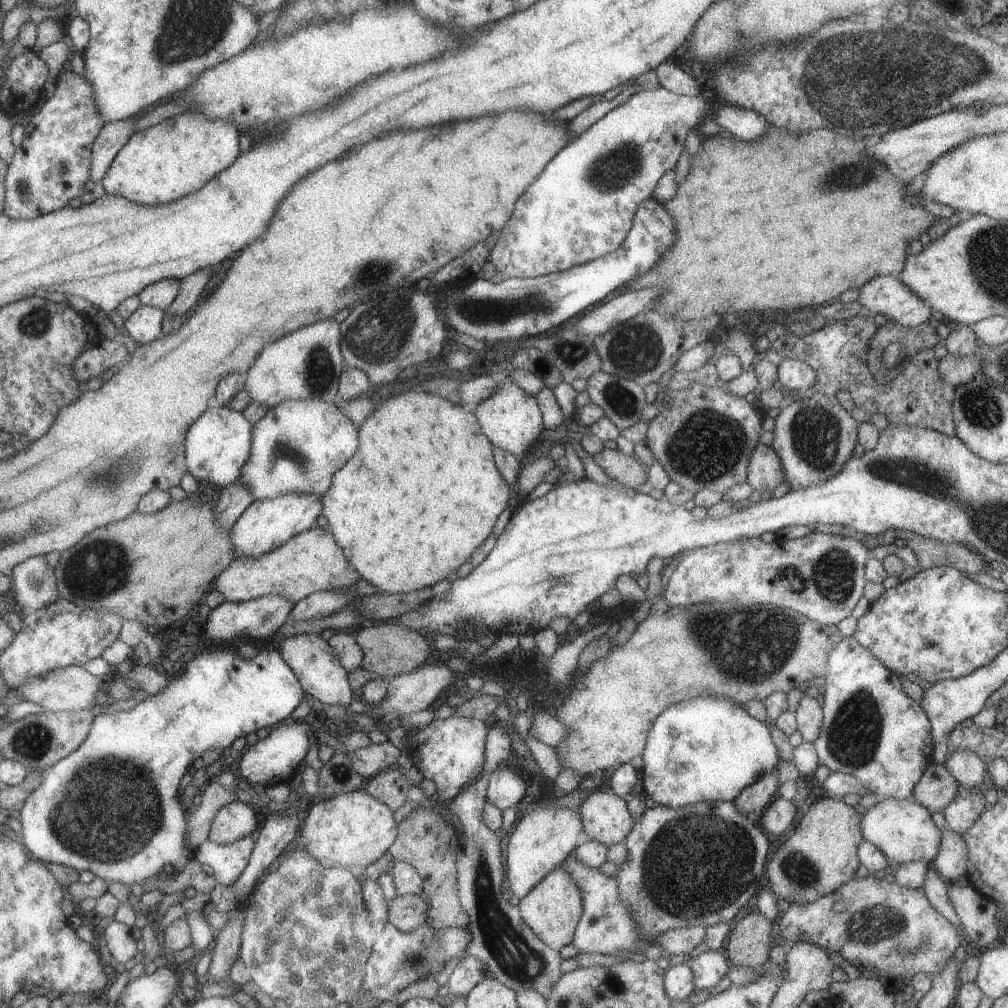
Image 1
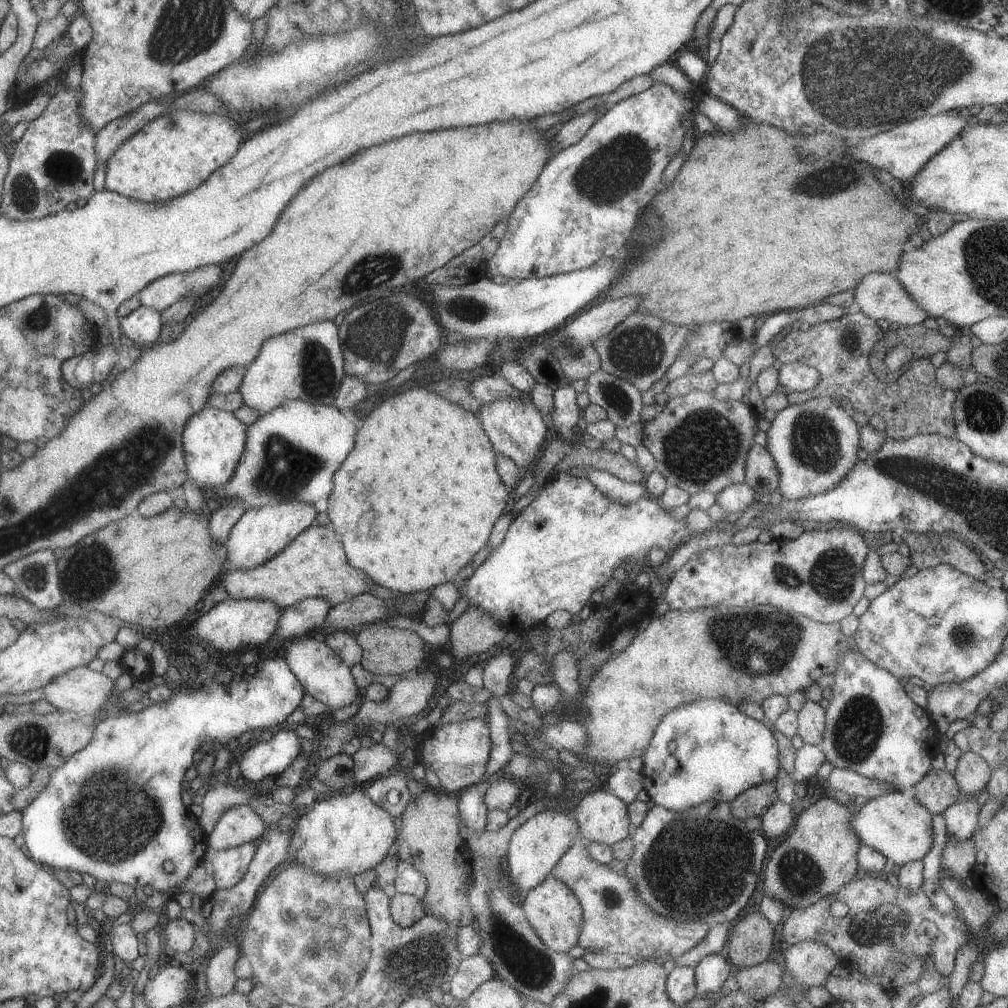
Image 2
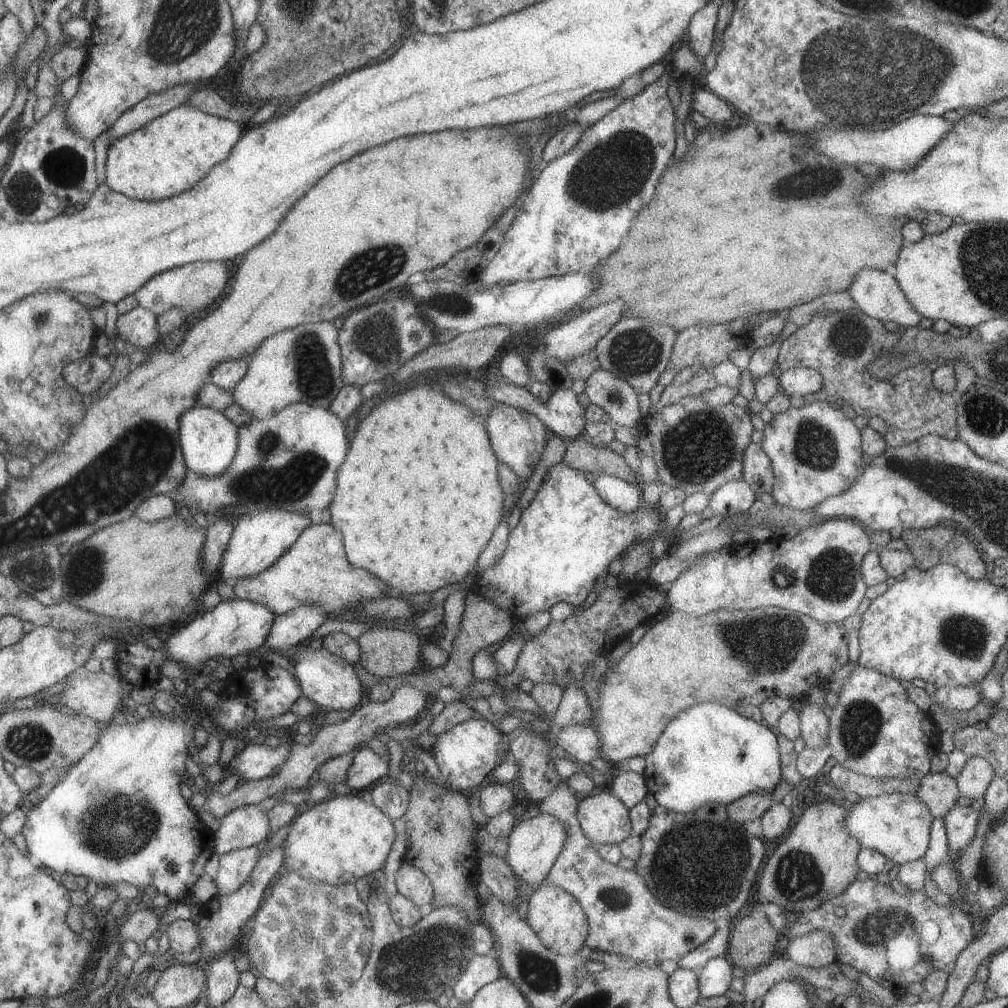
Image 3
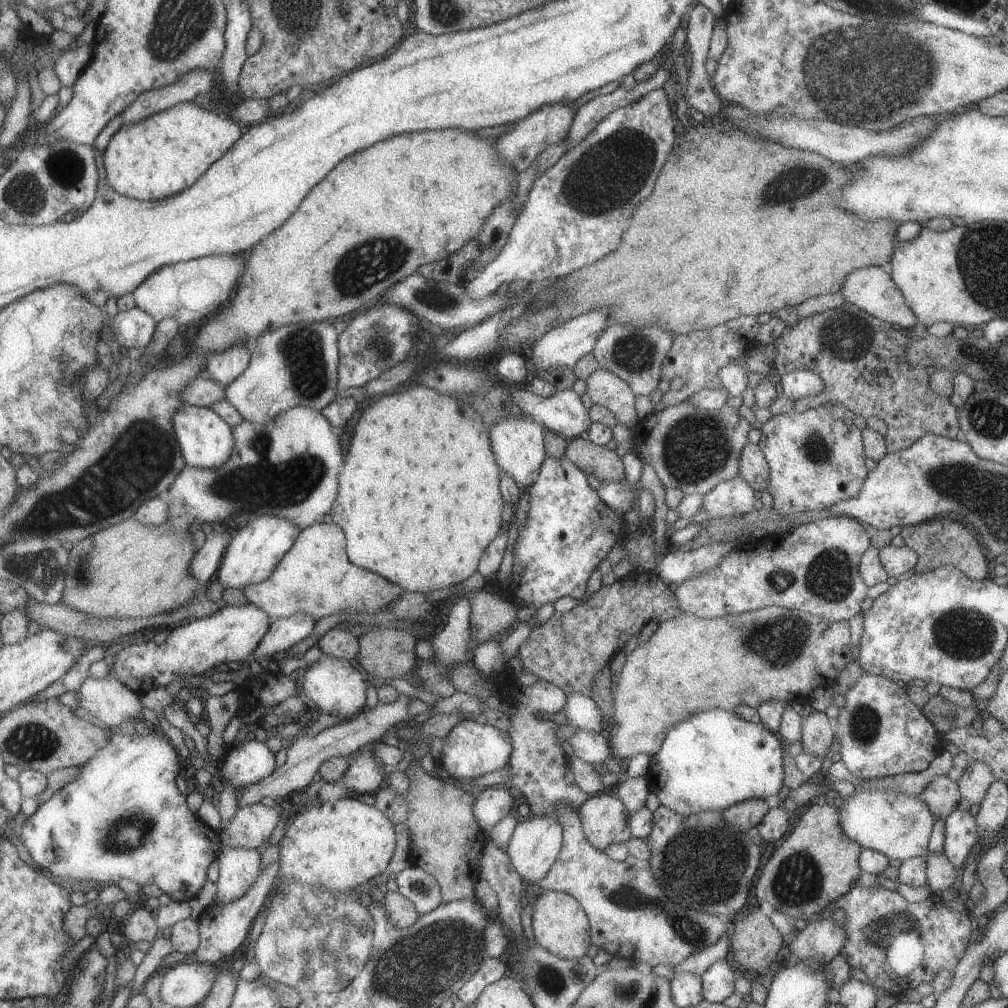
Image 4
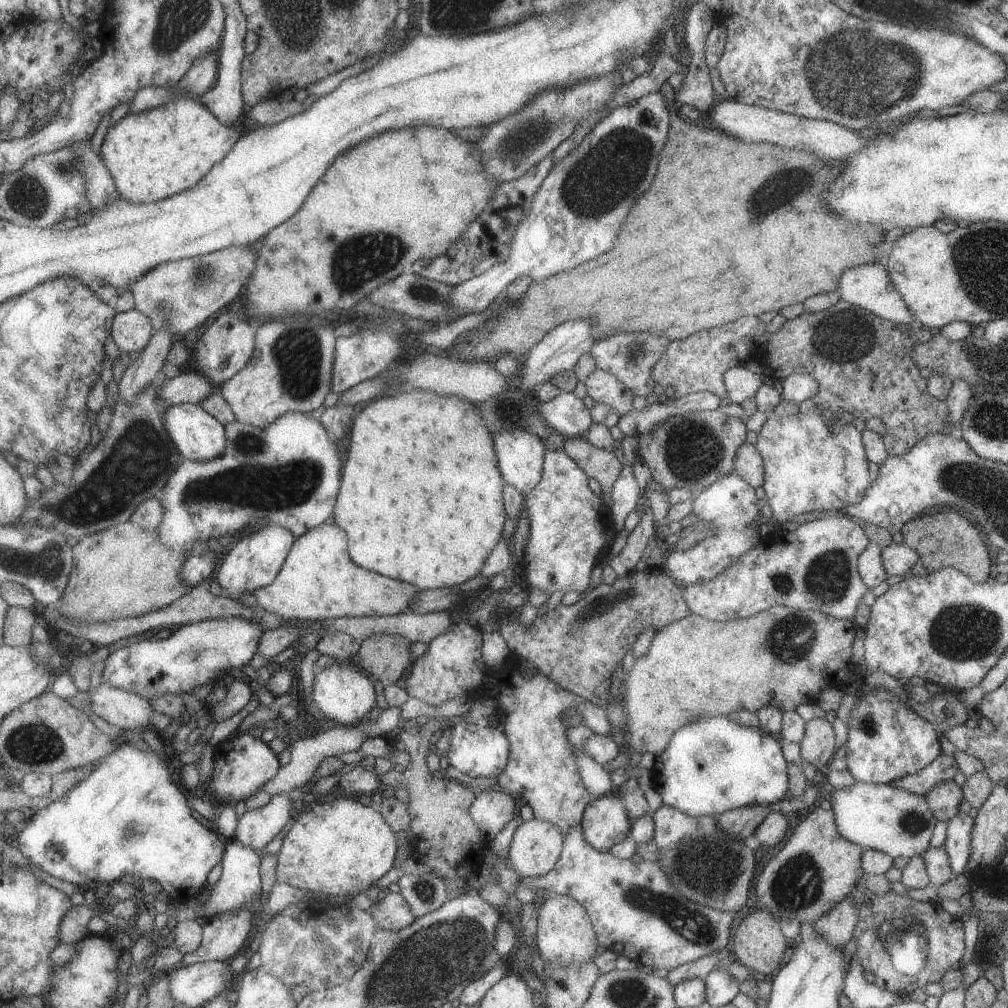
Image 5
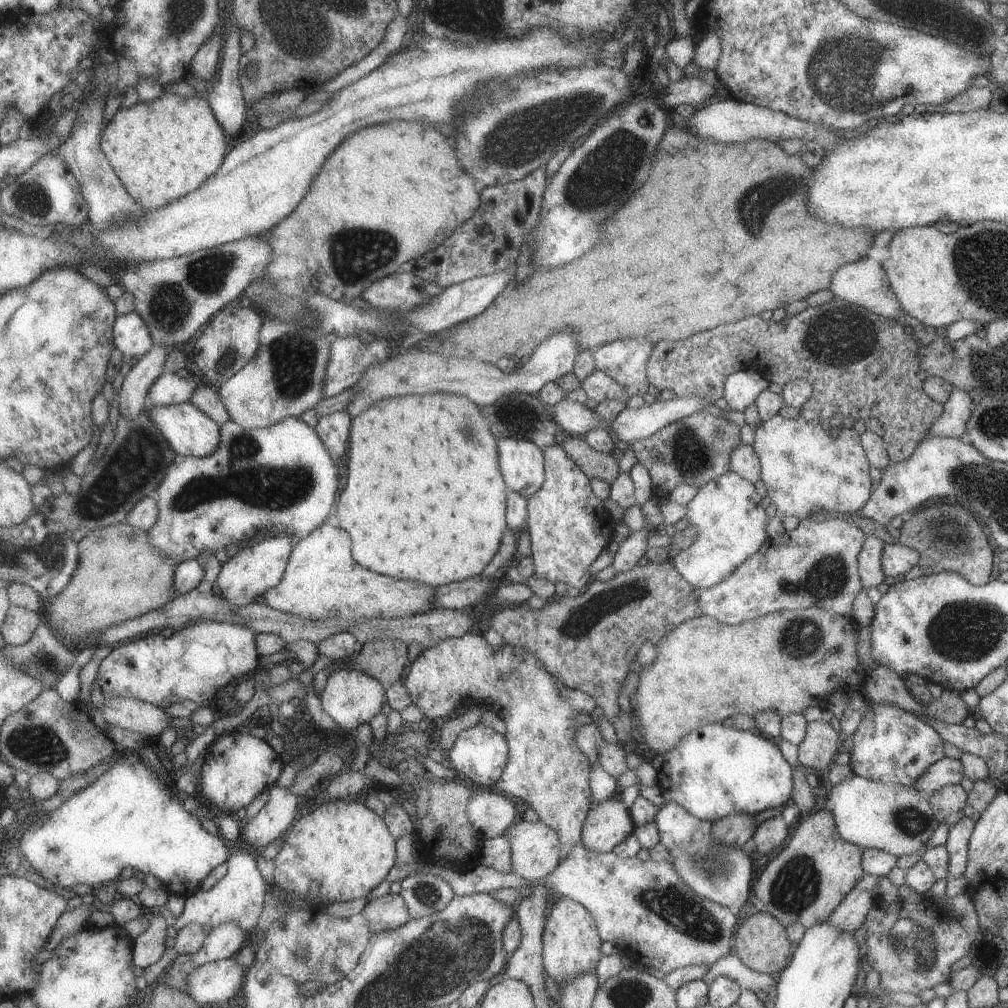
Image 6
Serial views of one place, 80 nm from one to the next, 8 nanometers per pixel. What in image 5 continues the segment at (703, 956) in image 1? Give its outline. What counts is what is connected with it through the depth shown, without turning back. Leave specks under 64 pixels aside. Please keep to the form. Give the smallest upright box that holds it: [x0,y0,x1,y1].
[702,968,739,1007]

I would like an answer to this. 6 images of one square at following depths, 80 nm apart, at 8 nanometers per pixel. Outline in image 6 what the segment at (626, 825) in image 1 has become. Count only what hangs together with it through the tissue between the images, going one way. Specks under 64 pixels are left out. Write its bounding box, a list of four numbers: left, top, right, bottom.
[580,800,633,854]

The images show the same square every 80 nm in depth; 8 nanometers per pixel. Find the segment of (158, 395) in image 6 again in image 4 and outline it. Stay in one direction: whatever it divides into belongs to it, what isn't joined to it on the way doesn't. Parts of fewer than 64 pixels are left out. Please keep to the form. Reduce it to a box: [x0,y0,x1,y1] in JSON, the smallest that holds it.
[179,374,225,408]

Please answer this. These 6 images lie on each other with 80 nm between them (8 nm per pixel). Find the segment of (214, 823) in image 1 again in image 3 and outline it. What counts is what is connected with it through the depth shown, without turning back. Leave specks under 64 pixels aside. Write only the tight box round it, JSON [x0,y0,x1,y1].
[213,805,269,853]

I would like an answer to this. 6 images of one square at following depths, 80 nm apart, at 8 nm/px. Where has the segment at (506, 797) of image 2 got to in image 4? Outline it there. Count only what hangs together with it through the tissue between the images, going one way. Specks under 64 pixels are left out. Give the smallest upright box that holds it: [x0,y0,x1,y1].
[473,786,513,837]

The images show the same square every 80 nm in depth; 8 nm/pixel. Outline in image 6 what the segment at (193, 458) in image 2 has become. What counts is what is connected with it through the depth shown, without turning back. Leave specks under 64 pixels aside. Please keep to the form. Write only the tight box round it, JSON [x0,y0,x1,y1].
[146,401,219,457]

